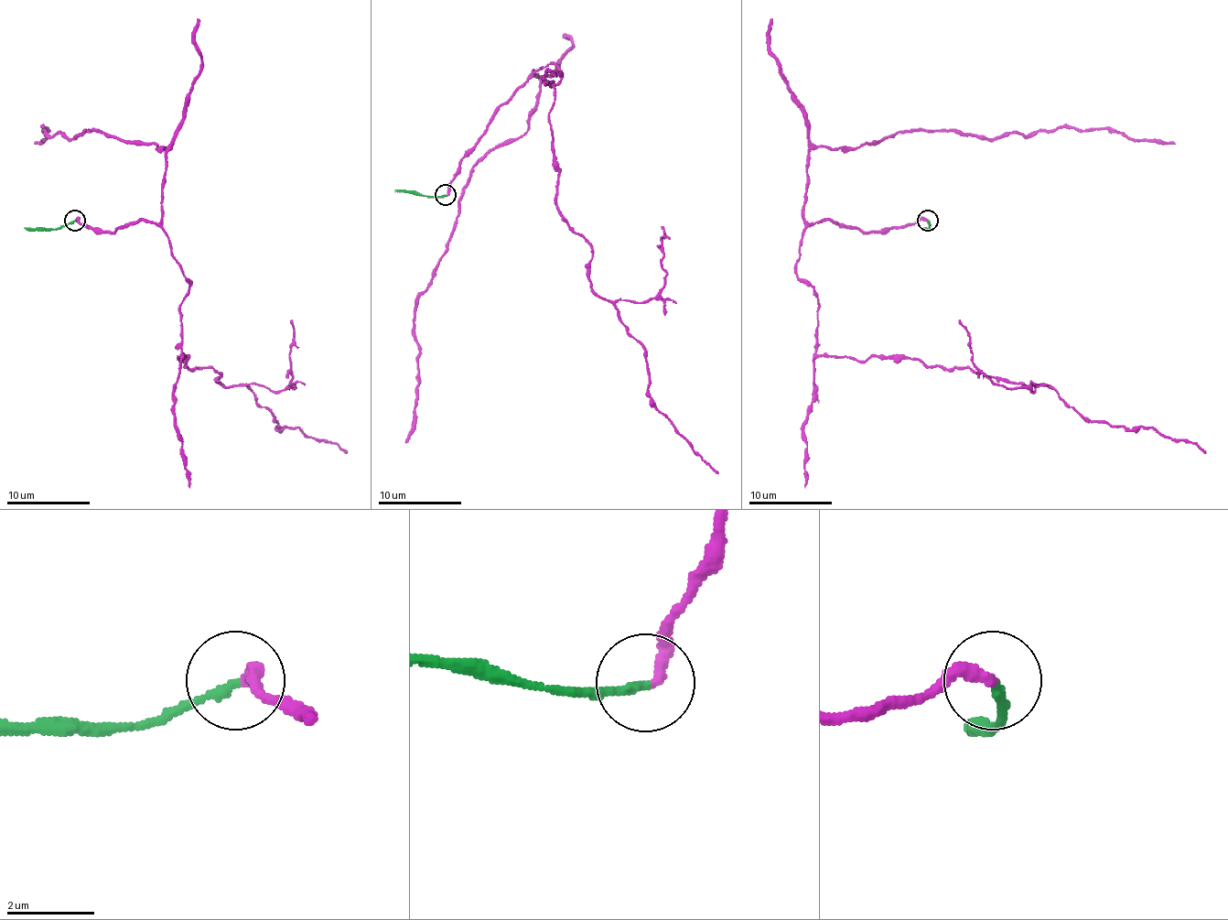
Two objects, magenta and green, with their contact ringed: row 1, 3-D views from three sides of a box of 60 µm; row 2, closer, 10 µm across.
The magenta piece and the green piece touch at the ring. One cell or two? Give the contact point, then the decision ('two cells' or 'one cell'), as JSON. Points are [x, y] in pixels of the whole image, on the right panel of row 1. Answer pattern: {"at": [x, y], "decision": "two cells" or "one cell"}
{"at": [927, 220], "decision": "two cells"}

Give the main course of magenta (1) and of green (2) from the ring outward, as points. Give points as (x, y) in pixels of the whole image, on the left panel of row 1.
1: (75, 221), (114, 231), (150, 221), (163, 231), (188, 286), (177, 359), (247, 386), (280, 428), (347, 453)
2: (75, 221), (56, 229), (25, 227)

